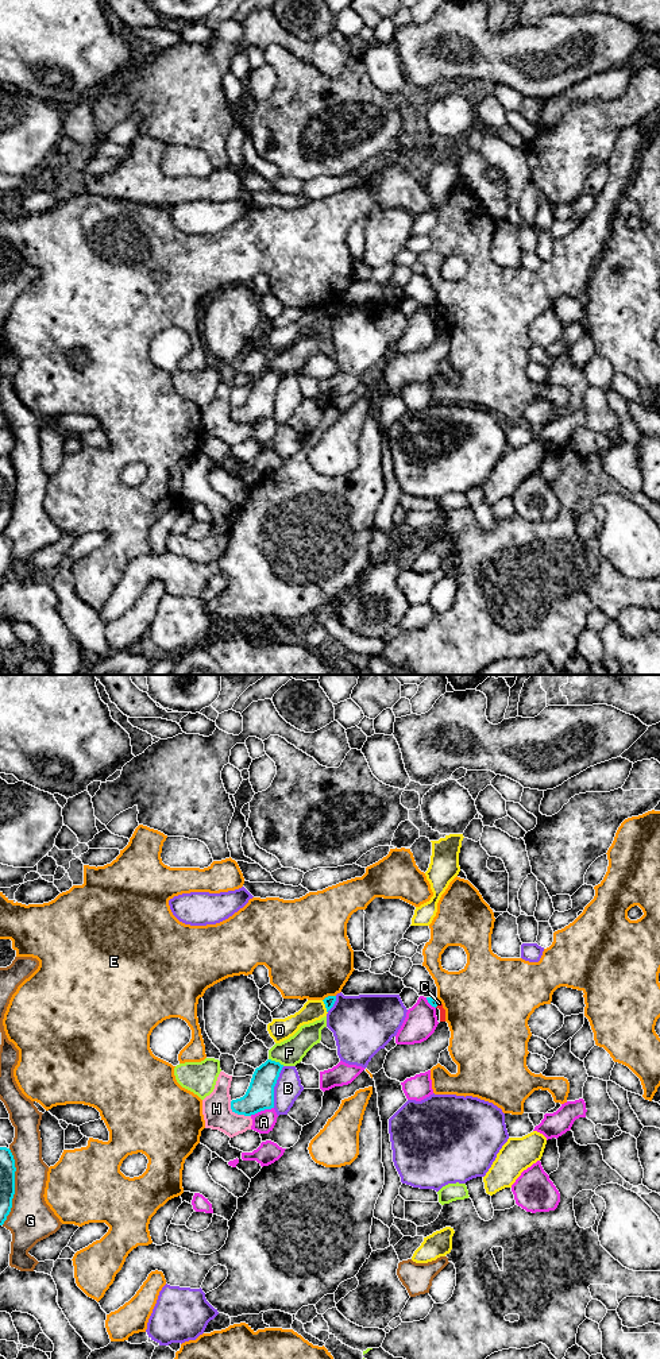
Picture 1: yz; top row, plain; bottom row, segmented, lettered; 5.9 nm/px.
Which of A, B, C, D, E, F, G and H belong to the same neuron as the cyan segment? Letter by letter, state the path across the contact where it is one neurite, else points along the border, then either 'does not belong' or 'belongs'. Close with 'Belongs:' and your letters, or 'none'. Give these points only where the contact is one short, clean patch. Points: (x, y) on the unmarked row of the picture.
A: does not belong
B: does not belong
C: border along yz (437, 309), (435, 316); does not belong
D: does not belong
E: does not belong
F: does not belong
G: does not belong
H: does not belong
Belongs: none

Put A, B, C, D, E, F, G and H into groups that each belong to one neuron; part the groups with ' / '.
A / B / C / D / E / F / G / H

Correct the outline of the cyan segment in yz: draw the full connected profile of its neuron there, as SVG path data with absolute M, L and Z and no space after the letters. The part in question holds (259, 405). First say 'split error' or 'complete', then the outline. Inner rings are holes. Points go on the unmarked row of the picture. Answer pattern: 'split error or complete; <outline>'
complete; M271 368L256 377L246 404L231 410L232 421L251 425L274 417L274 395L282 377L283 374Z

